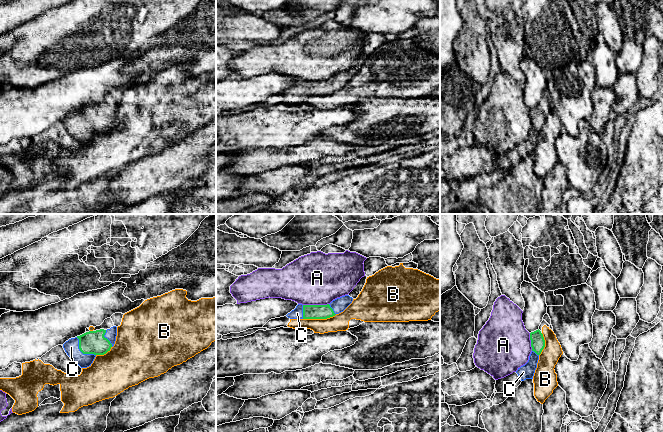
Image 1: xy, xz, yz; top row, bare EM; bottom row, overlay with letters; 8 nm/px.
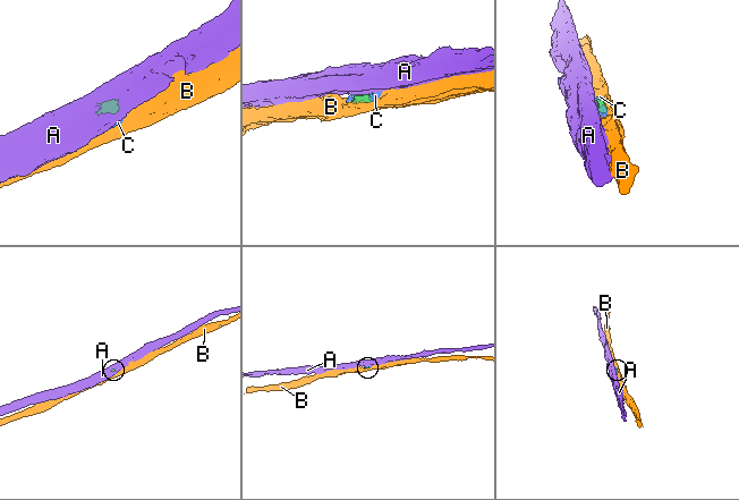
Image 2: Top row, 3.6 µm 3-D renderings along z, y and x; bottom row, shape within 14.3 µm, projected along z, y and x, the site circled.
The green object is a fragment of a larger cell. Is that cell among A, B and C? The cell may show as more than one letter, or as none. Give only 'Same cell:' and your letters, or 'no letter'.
Same cell: C

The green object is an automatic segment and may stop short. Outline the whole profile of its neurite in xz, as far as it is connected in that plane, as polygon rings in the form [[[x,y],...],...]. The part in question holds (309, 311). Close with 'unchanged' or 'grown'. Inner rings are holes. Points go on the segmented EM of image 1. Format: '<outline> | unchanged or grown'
[[[367,276],[360,279],[353,290],[345,296],[333,300],[327,305],[302,305],[298,304],[286,316],[290,319],[327,319],[343,312],[362,291]]] | grown

